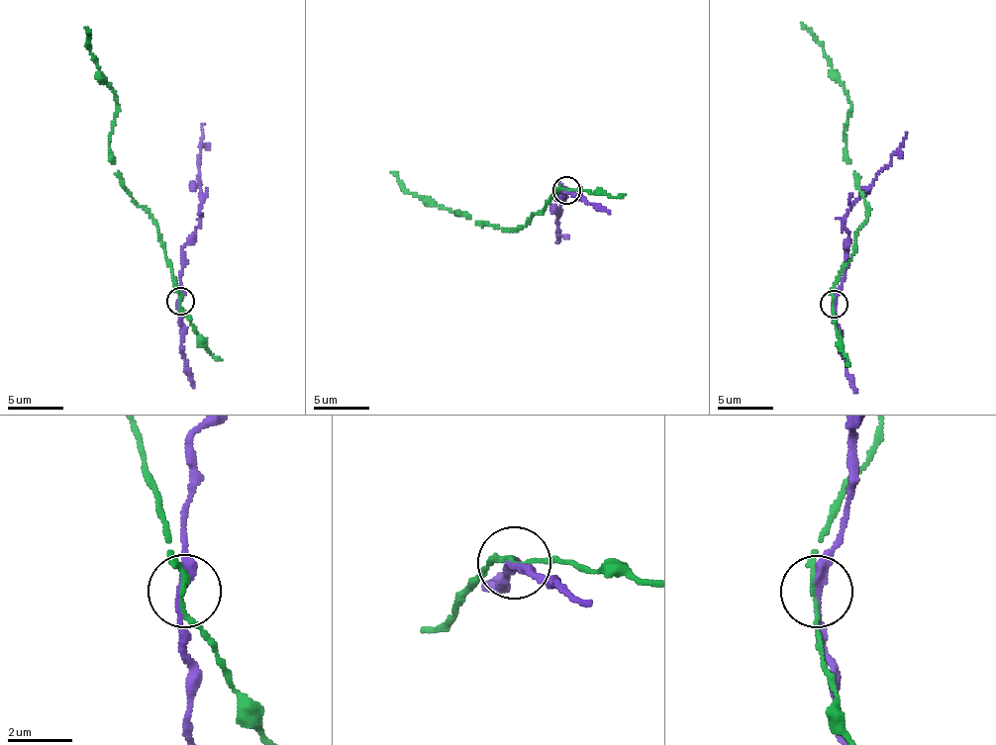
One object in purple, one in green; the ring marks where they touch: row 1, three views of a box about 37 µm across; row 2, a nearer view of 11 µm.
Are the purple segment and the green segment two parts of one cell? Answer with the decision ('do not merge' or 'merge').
do not merge

